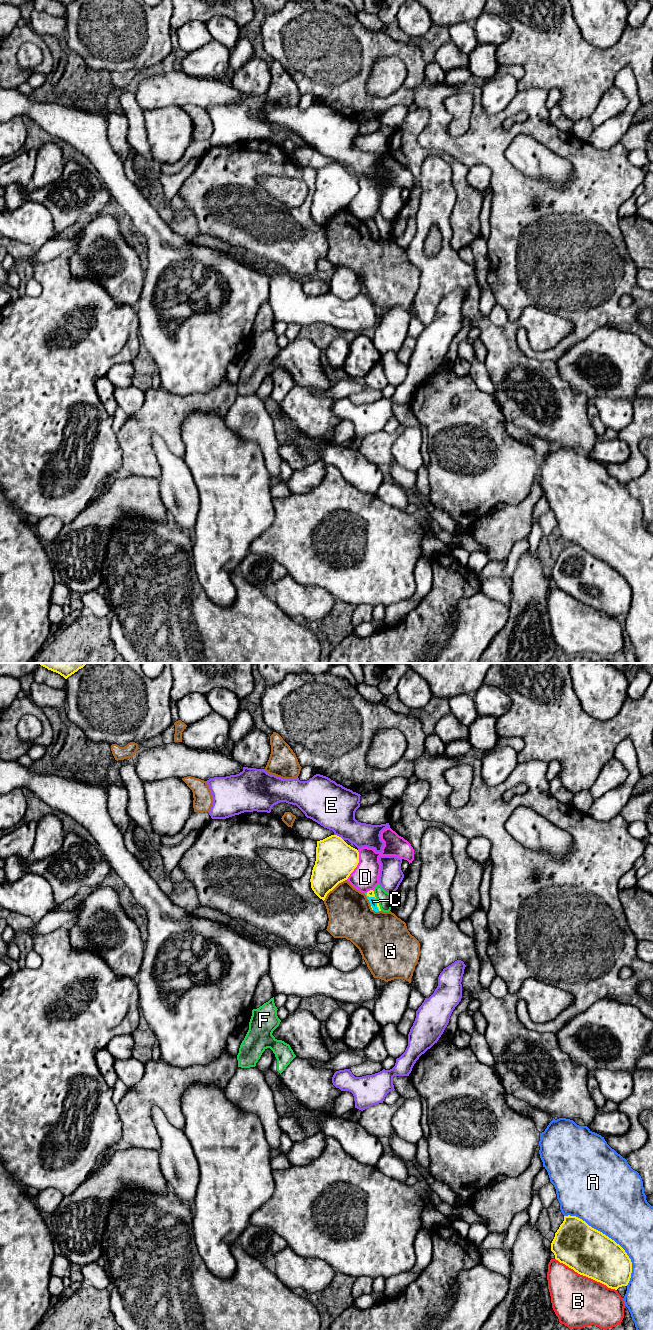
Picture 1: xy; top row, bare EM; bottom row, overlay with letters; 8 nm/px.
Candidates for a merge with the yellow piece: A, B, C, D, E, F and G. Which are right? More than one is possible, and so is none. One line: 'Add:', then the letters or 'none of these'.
Add: none of these

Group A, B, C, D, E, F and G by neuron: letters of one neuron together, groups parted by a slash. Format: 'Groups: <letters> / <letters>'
Groups: A / B / C / D / E / F / G

